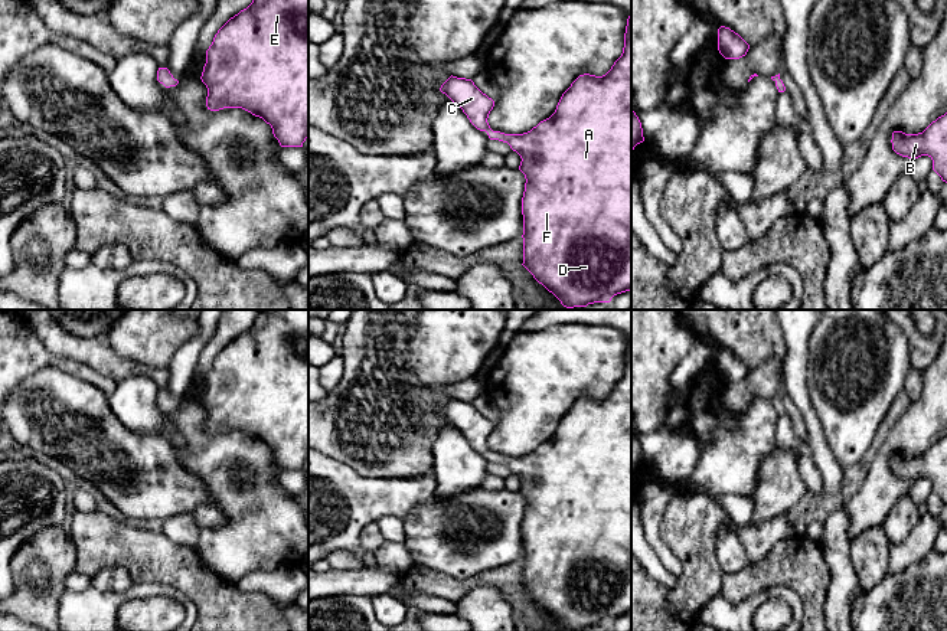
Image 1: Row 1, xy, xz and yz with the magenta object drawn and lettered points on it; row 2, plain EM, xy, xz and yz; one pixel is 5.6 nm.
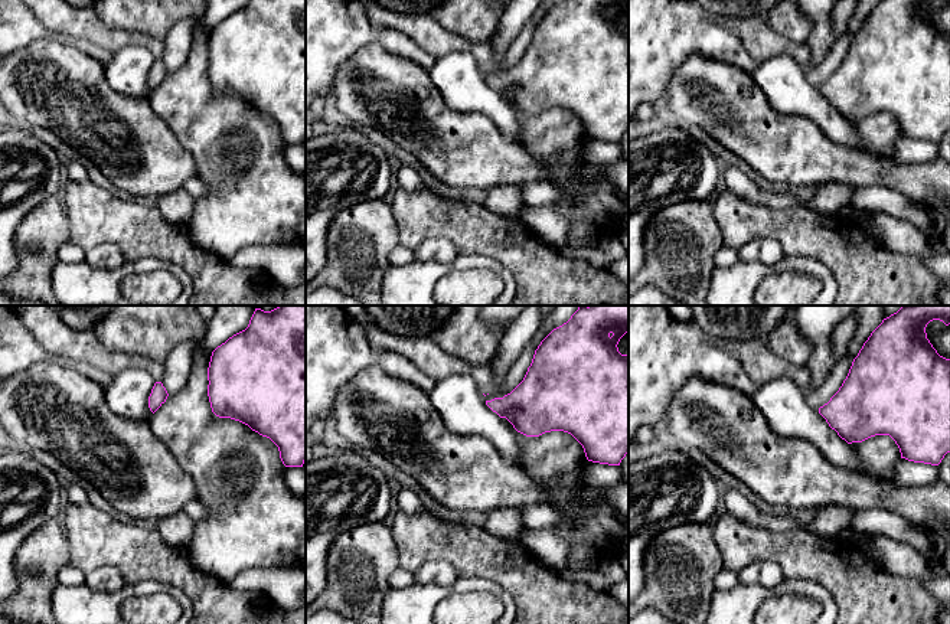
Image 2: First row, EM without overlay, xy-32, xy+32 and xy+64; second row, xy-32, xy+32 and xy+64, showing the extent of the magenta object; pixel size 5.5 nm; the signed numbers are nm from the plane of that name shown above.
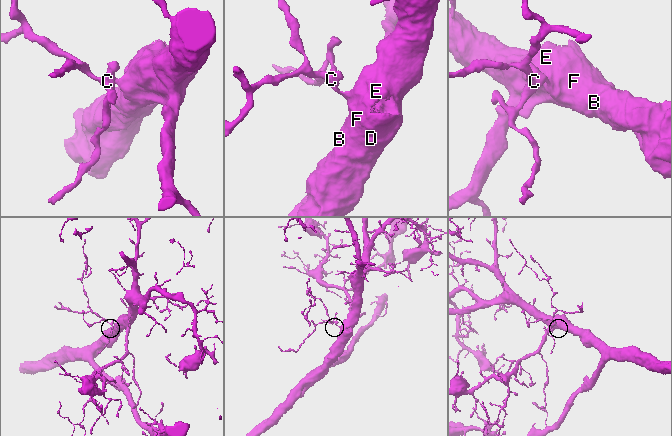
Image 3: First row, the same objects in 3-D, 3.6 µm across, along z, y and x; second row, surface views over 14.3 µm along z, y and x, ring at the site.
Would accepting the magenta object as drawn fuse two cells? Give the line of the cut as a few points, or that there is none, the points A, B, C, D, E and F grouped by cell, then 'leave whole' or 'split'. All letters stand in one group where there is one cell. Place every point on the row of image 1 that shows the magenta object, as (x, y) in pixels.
no cut | A B C D E F | leave whole

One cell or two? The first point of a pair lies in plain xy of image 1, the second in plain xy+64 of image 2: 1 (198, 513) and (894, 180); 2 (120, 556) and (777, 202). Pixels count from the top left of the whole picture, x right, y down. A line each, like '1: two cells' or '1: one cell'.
1: two cells
2: two cells

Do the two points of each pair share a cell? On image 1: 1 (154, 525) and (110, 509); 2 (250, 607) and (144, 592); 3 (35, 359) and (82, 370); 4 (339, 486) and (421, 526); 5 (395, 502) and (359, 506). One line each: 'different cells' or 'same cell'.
1: same cell
2: different cells
3: same cell
4: different cells
5: same cell

